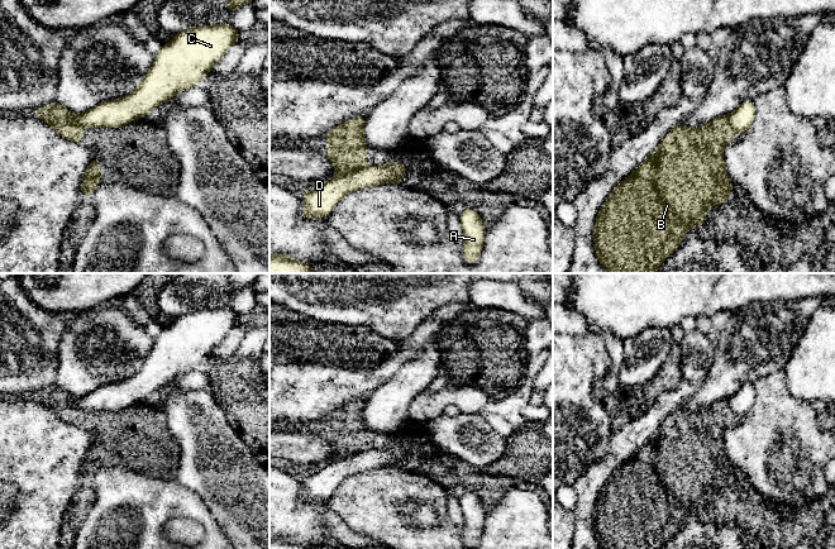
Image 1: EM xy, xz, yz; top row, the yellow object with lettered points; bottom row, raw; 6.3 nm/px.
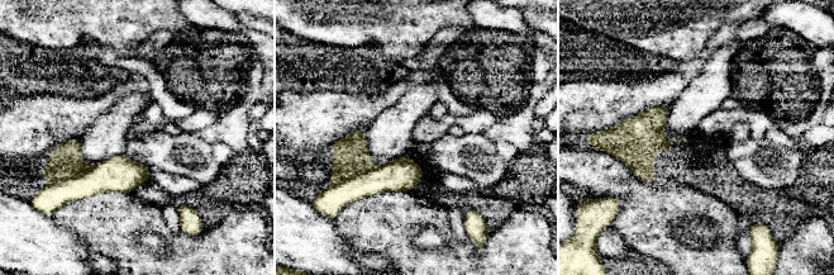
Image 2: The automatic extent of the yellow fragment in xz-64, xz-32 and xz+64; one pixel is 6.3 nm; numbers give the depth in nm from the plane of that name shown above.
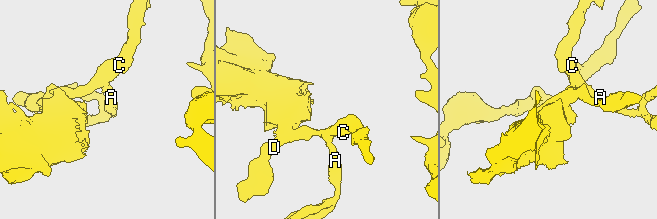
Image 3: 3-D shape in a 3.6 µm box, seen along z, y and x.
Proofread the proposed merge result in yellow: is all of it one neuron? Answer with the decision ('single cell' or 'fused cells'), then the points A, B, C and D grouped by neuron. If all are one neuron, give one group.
fused cells; A C D / B

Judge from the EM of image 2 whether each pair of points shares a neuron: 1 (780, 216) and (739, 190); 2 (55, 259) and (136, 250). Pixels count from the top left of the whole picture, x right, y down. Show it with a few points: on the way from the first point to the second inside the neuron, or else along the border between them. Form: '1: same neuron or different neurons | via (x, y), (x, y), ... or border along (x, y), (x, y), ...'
1: same neuron | via (770, 207), (749, 199)
2: different neurons | border along (72, 232), (95, 252)

